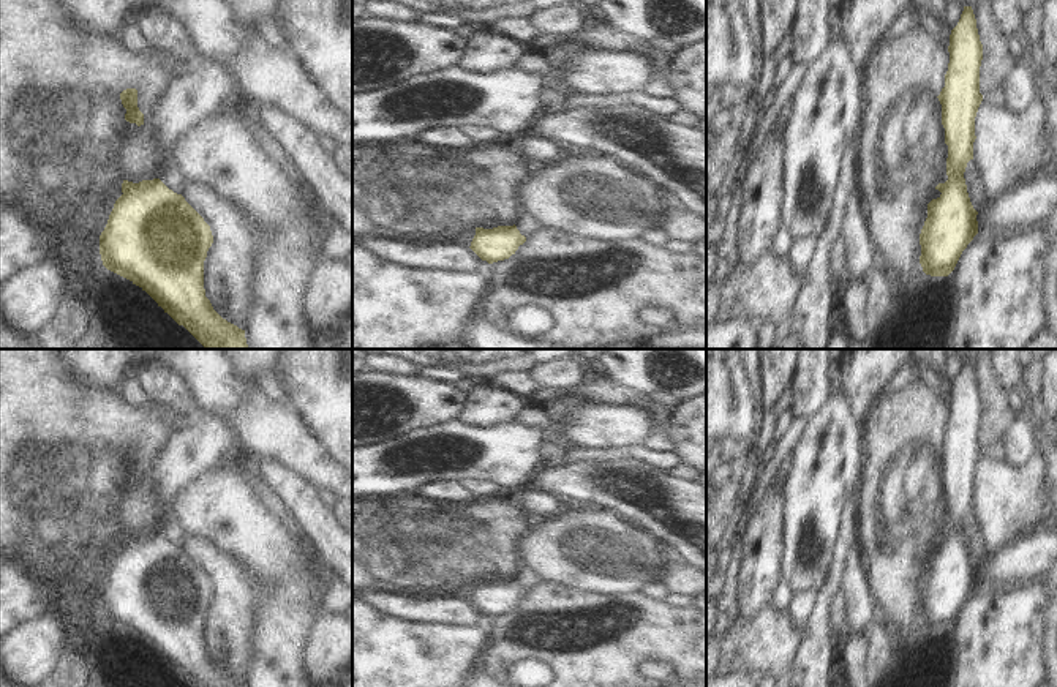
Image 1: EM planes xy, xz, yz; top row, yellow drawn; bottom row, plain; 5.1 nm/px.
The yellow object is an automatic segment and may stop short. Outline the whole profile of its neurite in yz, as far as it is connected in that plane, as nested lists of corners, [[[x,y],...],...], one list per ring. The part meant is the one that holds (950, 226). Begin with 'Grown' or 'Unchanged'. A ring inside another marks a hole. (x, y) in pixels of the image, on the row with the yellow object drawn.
Unchanged. [[[964,6],[957,25],[951,30],[948,52],[945,87],[937,96],[948,145],[948,180],[935,186],[942,194],[927,204],[927,218],[920,234],[920,264],[931,276],[948,276],[978,234],[978,212],[970,202],[964,178],[967,163],[973,160],[975,117],[983,101],[983,44],[972,6]]]

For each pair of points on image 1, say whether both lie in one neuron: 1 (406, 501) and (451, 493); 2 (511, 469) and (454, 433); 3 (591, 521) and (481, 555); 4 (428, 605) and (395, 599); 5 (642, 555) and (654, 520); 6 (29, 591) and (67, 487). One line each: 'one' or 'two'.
1: two
2: one
3: two
4: one
5: two
6: two

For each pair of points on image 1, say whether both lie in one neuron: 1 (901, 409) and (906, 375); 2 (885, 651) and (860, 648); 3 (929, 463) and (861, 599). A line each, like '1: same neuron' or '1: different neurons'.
1: different neurons
2: different neurons
3: different neurons

